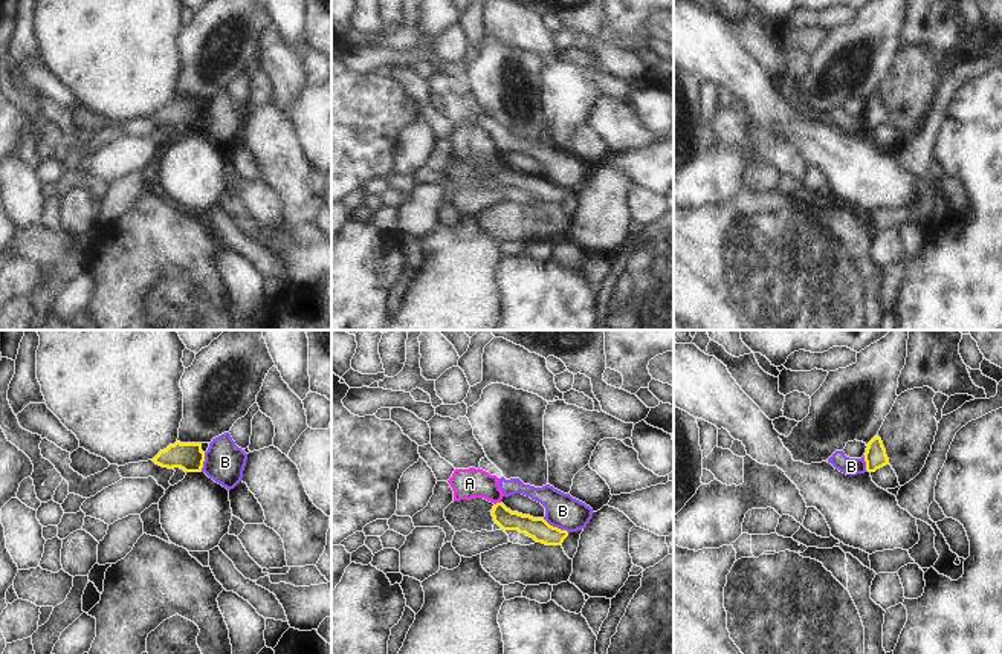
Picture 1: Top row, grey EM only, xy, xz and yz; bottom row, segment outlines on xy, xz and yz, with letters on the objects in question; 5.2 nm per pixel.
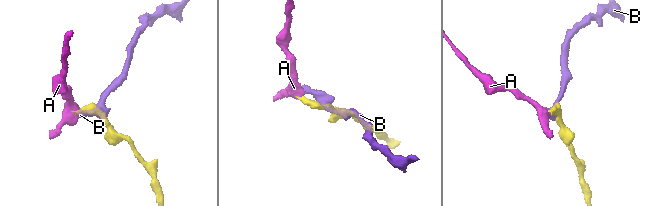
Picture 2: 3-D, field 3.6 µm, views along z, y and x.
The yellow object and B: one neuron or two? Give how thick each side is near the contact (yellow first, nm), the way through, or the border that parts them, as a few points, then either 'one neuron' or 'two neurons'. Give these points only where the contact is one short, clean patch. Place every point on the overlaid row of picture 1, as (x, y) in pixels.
120 nm thick on the yellow side, 180 nm on the other; border along xz (543, 518), (568, 532); two neurons

